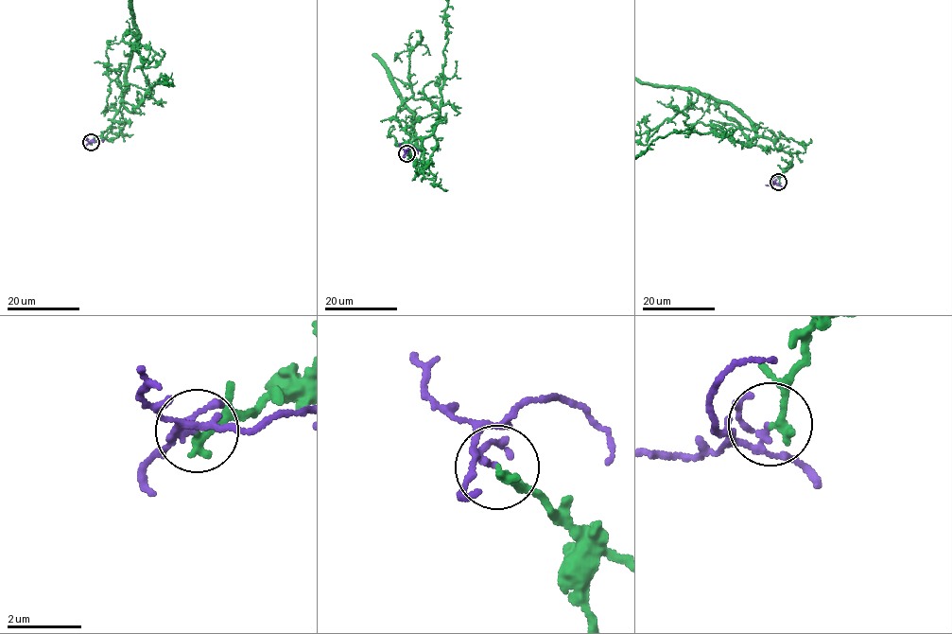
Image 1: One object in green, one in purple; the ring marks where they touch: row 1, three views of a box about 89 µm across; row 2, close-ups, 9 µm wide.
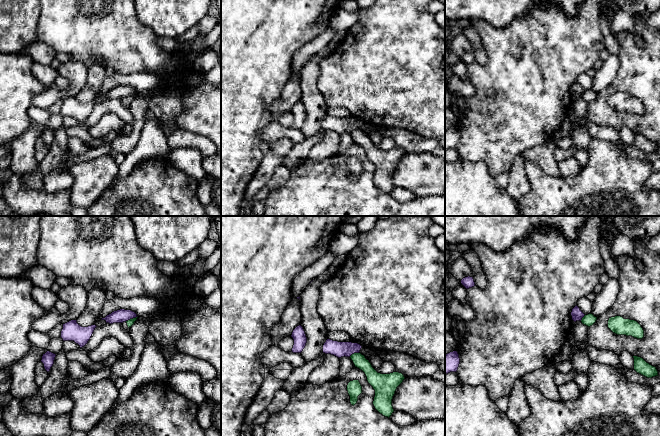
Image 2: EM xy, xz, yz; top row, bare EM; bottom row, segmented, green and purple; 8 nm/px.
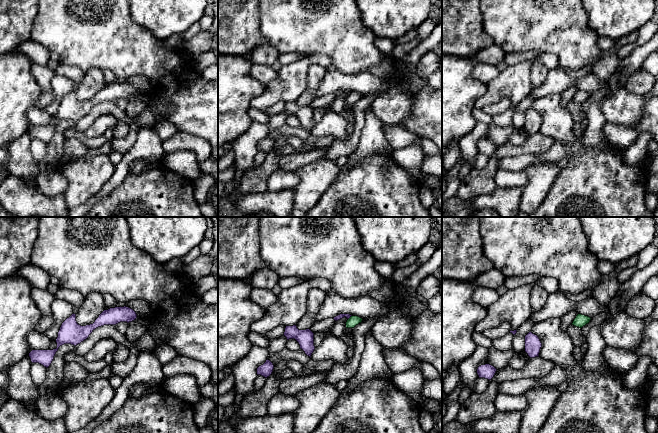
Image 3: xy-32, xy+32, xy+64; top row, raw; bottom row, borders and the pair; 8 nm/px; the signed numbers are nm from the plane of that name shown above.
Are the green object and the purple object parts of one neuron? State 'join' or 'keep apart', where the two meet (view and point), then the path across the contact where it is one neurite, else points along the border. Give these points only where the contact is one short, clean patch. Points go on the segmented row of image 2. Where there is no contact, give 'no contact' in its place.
keep apart; meets green in xy at (131, 319); border along xy (137, 316), (125, 321)

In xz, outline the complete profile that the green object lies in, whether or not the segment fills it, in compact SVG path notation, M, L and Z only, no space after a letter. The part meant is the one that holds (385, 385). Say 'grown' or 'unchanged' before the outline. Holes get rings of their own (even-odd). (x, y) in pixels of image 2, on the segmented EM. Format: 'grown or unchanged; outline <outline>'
unchanged; outline M354 353L350 356L355 367L362 370L368 383L375 390L375 397L373 405L375 409L385 417L390 417L394 412L392 406L392 399L397 387L405 379L404 375L399 372L393 372L390 374L378 373L371 365L369 360L365 358L361 353Z

